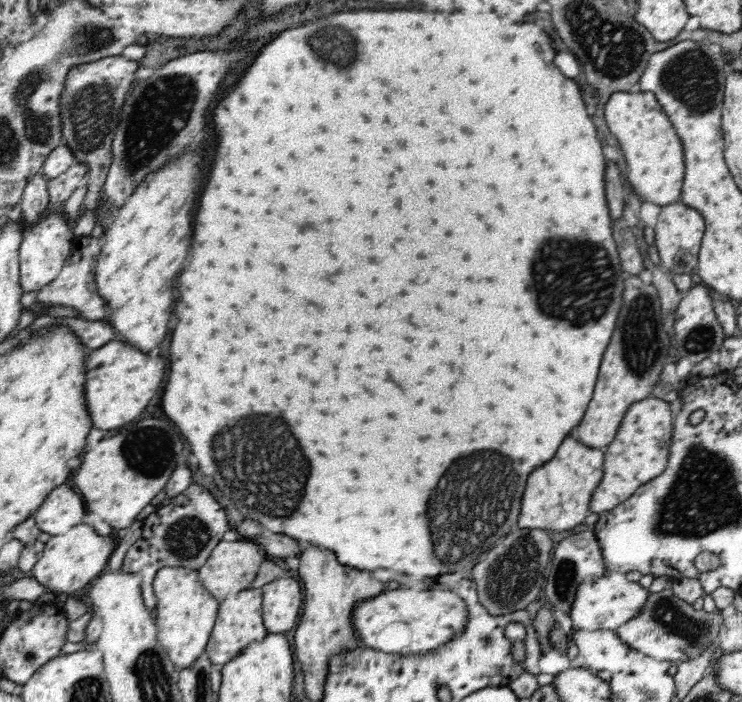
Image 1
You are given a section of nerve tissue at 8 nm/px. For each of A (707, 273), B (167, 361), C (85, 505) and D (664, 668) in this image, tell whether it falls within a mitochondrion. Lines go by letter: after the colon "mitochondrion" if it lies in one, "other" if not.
A: other
B: other
C: other
D: other

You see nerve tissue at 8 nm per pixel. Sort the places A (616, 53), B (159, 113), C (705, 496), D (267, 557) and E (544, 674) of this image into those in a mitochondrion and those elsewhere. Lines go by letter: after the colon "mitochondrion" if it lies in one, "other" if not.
A: mitochondrion
B: mitochondrion
C: mitochondrion
D: other
E: other

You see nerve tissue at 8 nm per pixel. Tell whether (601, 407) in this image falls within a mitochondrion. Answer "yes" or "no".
no

